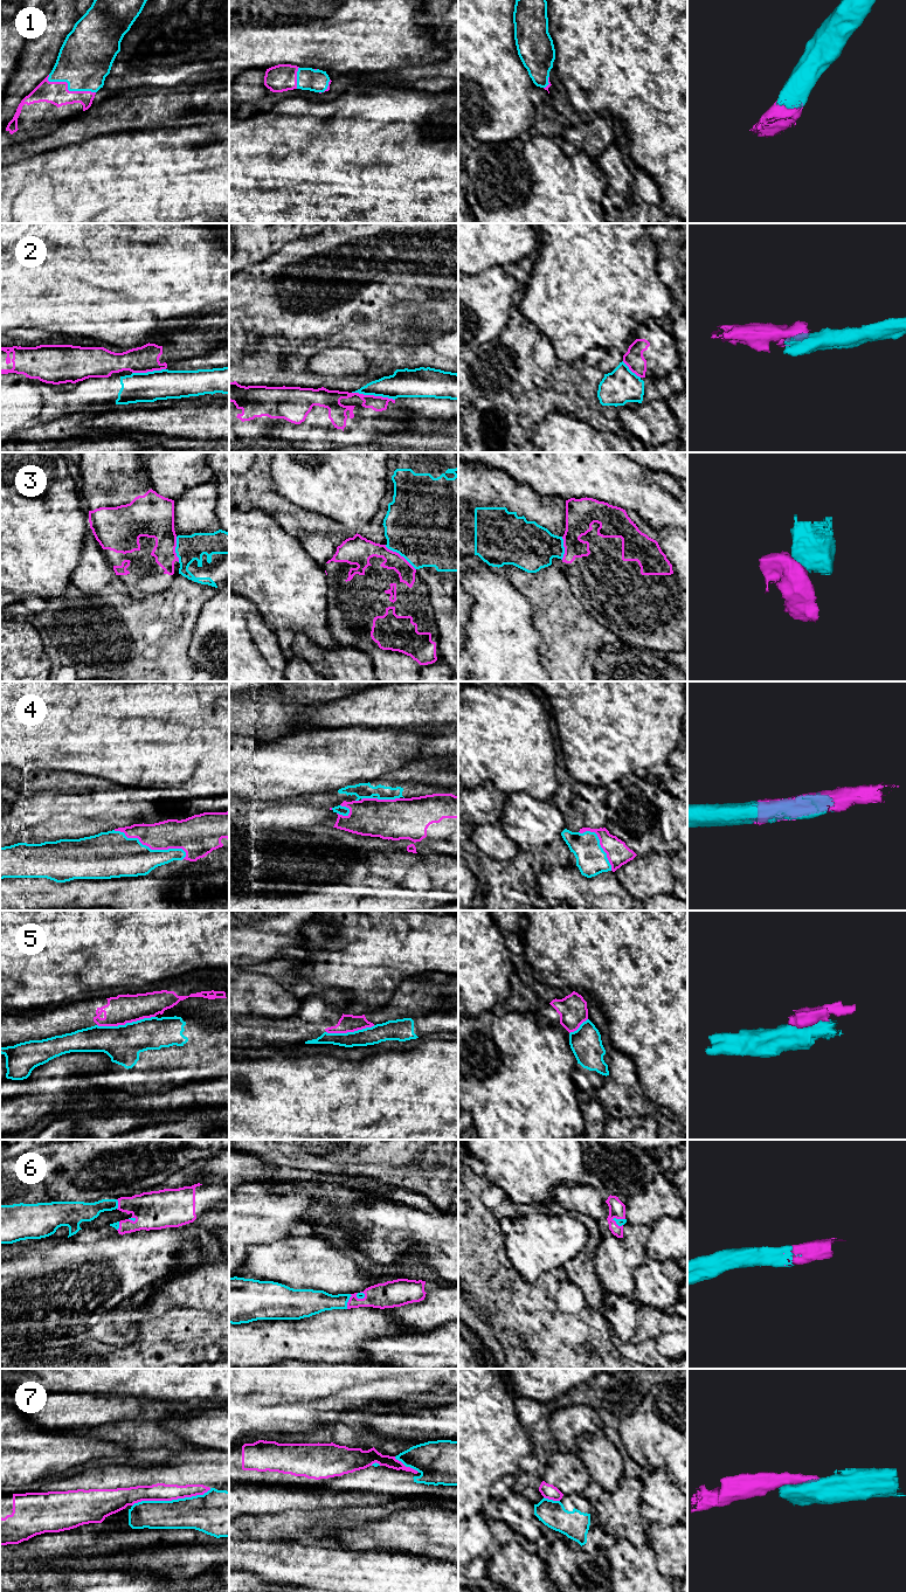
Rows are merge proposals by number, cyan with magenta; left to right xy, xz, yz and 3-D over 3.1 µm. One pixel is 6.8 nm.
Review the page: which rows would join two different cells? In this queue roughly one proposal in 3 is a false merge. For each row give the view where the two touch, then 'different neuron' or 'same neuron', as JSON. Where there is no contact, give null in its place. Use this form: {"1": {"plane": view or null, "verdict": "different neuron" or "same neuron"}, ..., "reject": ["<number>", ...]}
{"1": {"plane": "xy", "verdict": "same neuron"}, "2": {"plane": "xz", "verdict": "different neuron"}, "3": {"plane": "xz", "verdict": "different neuron"}, "4": {"plane": "xy", "verdict": "same neuron"}, "5": {"plane": "xy", "verdict": "different neuron"}, "6": {"plane": "xz", "verdict": "same neuron"}, "7": {"plane": "xy", "verdict": "different neuron"}, "reject": ["2", "3", "5", "7"]}

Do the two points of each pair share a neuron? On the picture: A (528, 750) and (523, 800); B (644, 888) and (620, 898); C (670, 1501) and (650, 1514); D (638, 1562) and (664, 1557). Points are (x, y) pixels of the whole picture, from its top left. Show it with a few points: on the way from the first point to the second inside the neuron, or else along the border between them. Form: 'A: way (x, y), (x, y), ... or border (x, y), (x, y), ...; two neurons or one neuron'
A: border (506, 795), (526, 791), (537, 798), (550, 801); two neurons
B: border (614, 872), (617, 880), (634, 898); two neurons
C: way (665, 1502), (662, 1502), (655, 1509); one neuron
D: border (649, 1544), (655, 1555), (656, 1569), (668, 1579); two neurons

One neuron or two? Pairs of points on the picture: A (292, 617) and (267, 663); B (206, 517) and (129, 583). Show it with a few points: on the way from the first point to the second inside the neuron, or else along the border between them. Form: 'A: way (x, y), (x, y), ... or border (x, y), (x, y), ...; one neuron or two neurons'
A: border (257, 608), (263, 621), (274, 631); two neurons
B: border (173, 507), (173, 530), (177, 535); two neurons

